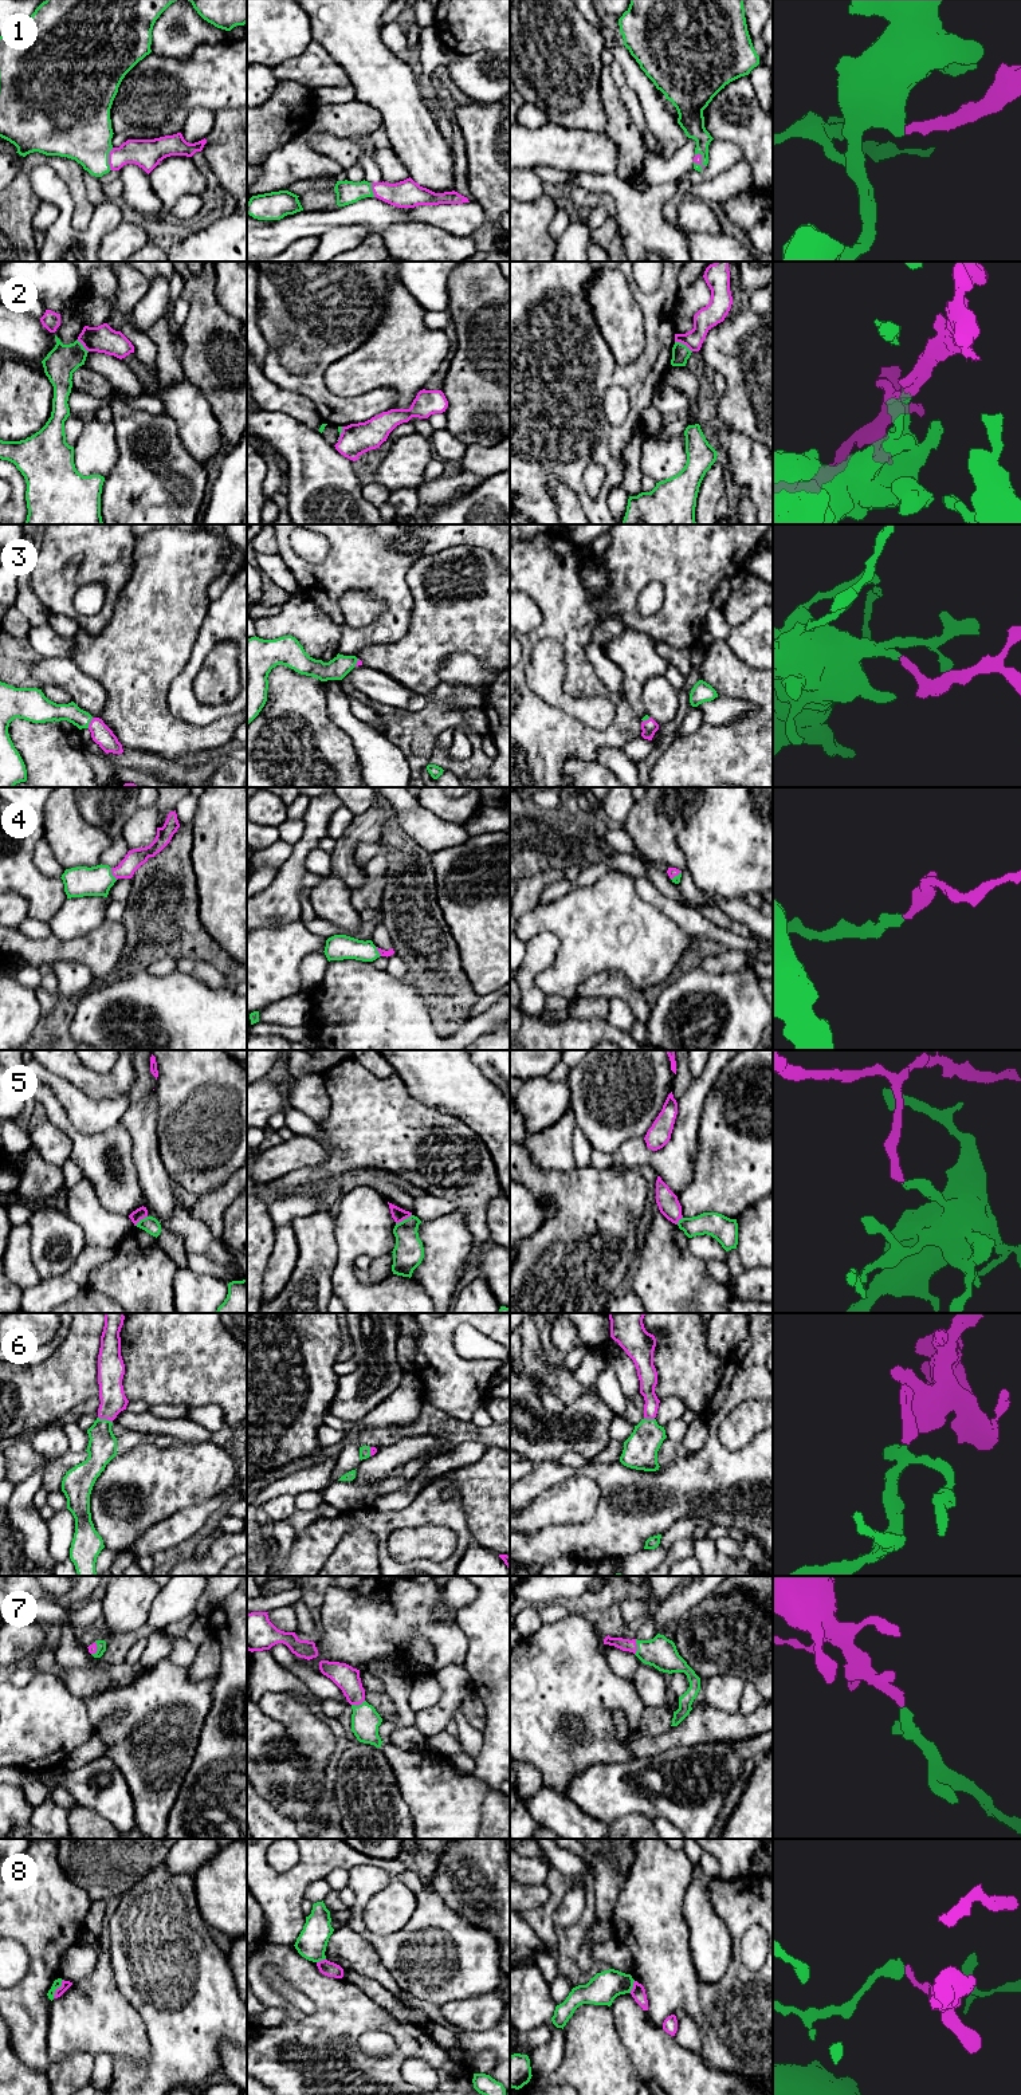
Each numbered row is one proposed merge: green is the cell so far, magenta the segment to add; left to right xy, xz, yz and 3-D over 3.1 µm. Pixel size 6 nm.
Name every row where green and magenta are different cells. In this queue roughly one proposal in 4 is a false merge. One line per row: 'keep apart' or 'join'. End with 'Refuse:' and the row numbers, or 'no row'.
1: join
2: keep apart
3: join
4: join
5: keep apart
6: join
7: join
8: keep apart
Refuse: 2, 5, 8

